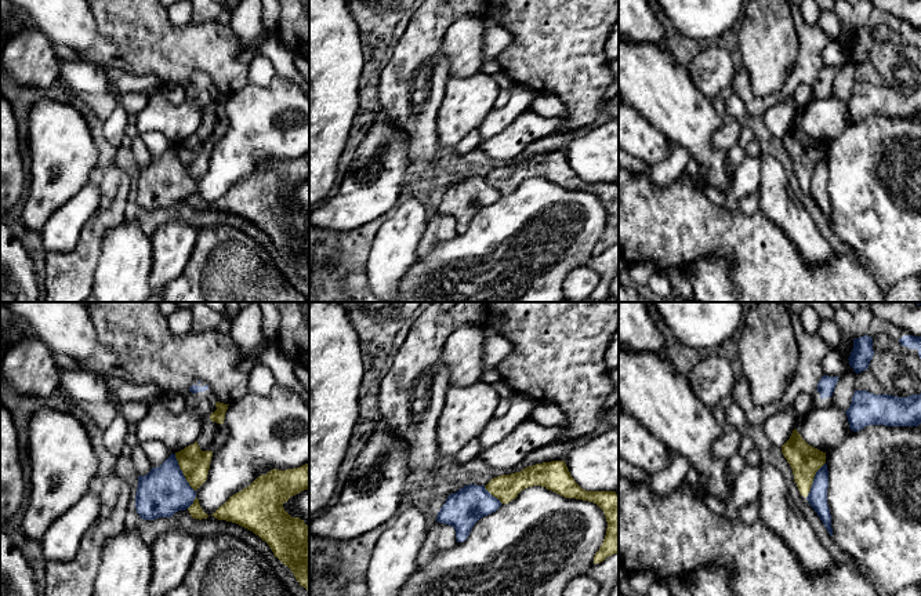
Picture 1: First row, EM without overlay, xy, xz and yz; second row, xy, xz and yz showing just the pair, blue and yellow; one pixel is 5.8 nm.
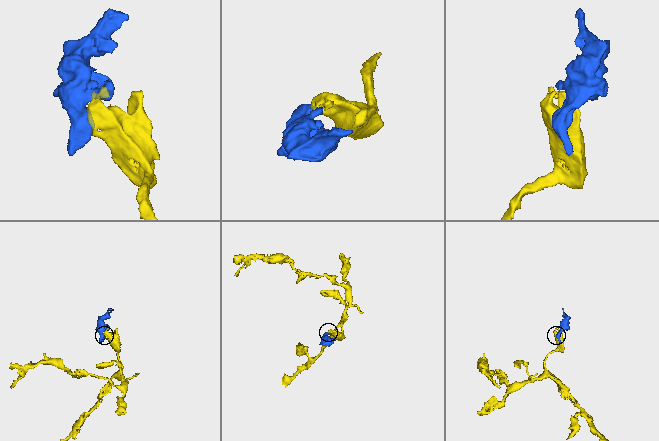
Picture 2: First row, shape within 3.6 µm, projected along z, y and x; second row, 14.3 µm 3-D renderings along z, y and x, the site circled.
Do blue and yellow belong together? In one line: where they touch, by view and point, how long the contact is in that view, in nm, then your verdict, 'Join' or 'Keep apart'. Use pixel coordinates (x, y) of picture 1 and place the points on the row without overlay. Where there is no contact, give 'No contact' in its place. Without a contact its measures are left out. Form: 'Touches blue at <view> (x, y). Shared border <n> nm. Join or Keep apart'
Touches blue at xy (182, 164). Shared border 260 nm. Join

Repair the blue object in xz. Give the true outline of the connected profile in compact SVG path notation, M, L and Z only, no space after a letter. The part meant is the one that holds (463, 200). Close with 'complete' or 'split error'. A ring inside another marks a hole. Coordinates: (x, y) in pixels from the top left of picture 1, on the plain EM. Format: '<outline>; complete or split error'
M565 152L536 155L511 166L492 170L486 177L469 175L450 185L438 203L436 212L456 221L457 233L464 233L475 214L496 203L503 195L533 177L541 177L565 189L597 195L605 204L608 219L594 255L619 243L619 185L614 182L585 182L572 168Z; split error

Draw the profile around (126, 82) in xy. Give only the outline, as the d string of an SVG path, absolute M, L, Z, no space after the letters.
M99 62L90 65L104 70L108 79L123 92L142 92L151 97L164 88L153 74L138 76Z

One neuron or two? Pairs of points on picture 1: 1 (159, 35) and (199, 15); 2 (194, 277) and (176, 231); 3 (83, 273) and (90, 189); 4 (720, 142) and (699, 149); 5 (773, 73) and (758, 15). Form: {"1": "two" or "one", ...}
{"1": "two", "2": "two", "3": "two", "4": "two", "5": "one"}

